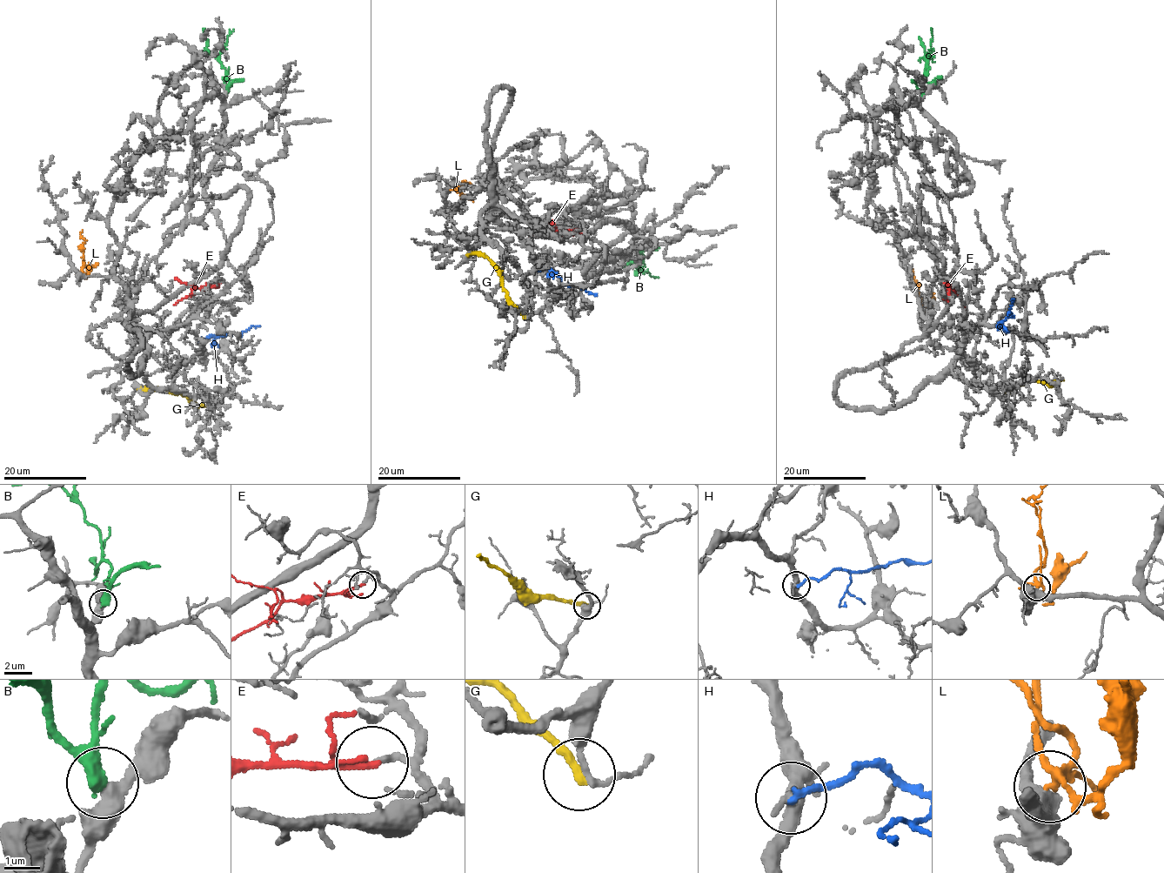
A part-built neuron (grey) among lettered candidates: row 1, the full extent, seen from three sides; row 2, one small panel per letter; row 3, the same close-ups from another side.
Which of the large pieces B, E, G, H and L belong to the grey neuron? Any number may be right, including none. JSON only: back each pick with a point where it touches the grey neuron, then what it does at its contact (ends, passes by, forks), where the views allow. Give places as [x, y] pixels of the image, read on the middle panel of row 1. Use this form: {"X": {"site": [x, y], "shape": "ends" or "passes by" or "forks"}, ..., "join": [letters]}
{"join": []}

